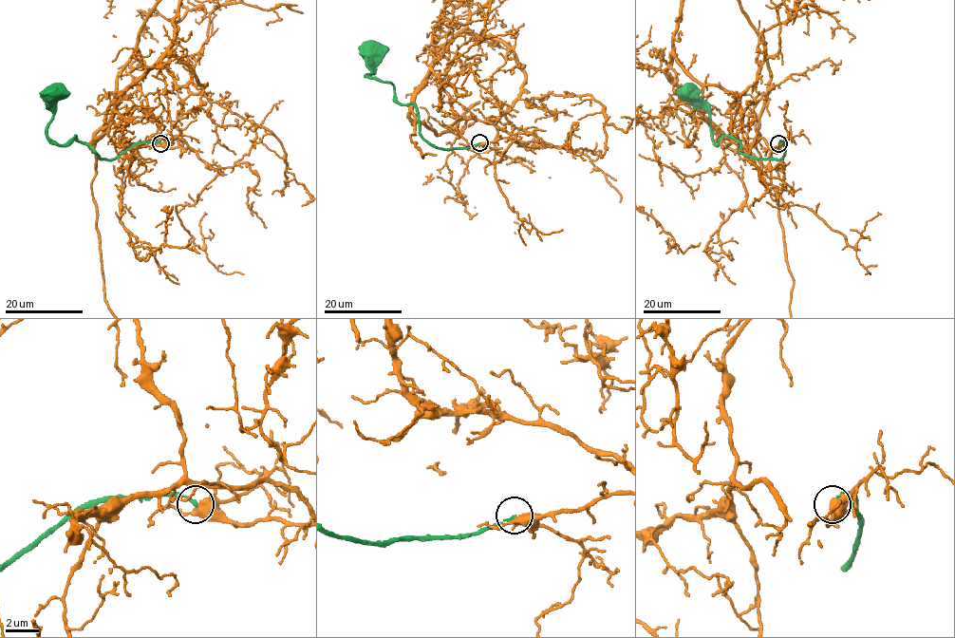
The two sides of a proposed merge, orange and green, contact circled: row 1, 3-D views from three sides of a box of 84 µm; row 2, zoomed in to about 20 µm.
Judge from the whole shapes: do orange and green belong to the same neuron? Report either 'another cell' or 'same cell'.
another cell

